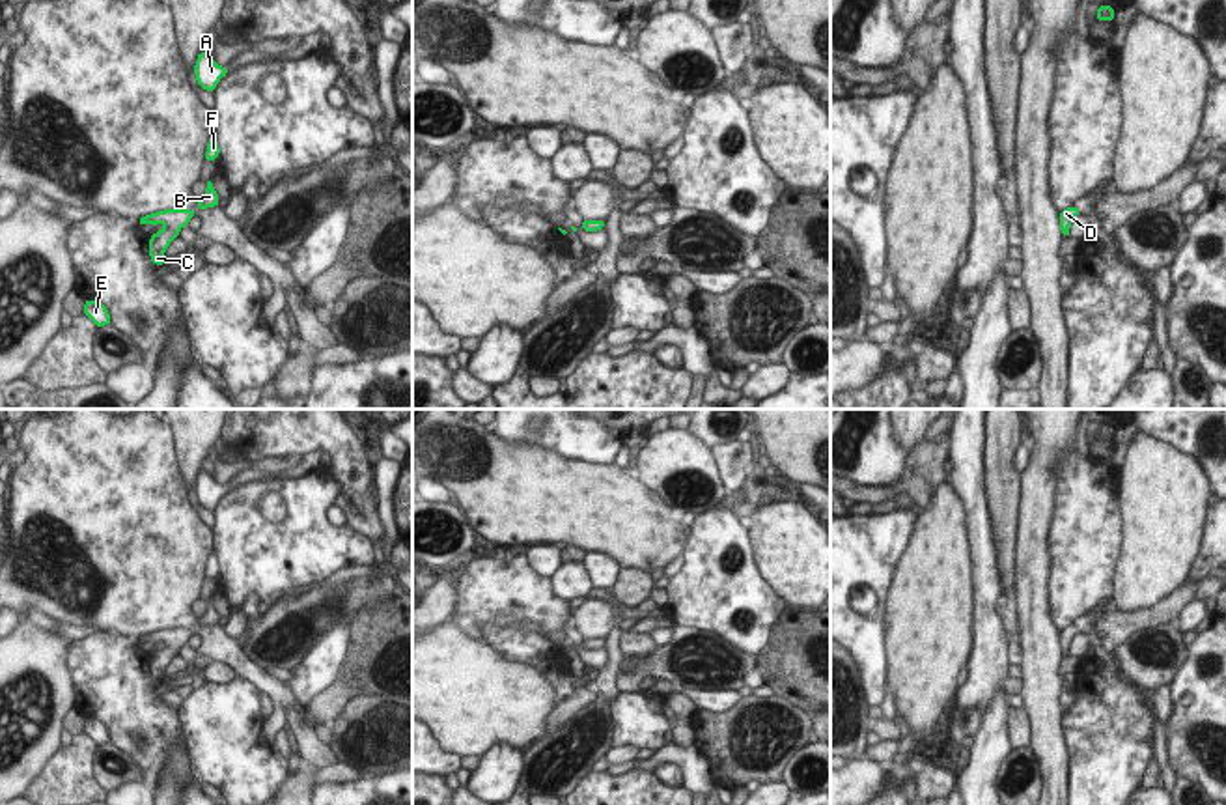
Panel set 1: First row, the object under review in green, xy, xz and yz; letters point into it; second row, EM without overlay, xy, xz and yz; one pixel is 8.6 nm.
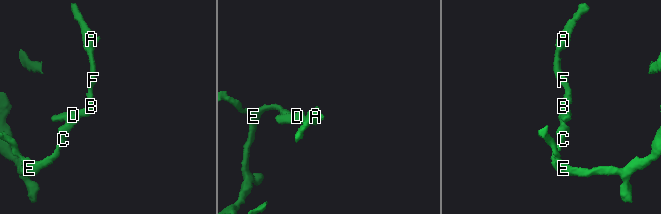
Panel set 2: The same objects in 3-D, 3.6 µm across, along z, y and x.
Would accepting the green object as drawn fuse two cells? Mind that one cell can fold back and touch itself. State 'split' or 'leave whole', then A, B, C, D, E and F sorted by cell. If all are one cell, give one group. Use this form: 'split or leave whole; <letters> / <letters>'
leave whole; A B C D E F

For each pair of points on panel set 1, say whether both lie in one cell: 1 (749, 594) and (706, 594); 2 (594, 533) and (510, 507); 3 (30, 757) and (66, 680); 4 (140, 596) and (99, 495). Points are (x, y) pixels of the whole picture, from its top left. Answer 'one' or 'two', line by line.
1: one
2: one
3: one
4: one

